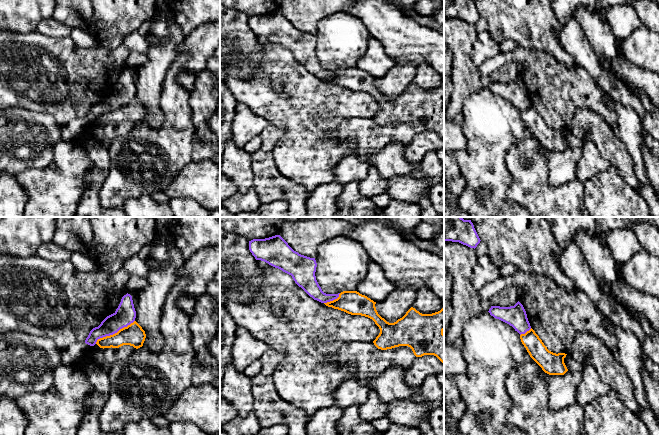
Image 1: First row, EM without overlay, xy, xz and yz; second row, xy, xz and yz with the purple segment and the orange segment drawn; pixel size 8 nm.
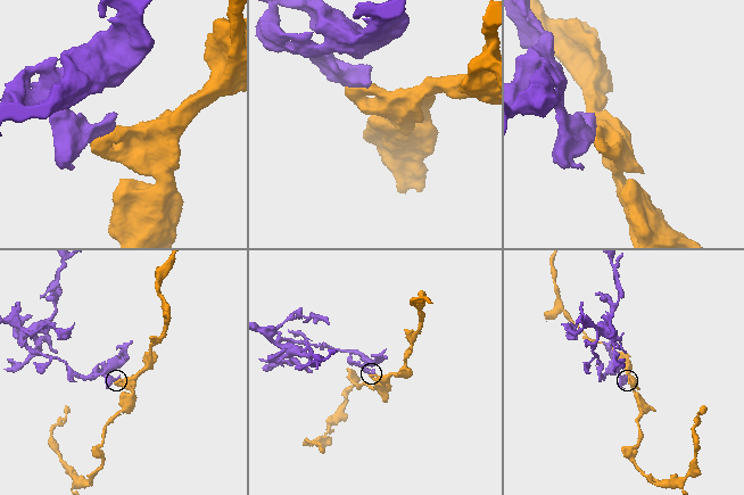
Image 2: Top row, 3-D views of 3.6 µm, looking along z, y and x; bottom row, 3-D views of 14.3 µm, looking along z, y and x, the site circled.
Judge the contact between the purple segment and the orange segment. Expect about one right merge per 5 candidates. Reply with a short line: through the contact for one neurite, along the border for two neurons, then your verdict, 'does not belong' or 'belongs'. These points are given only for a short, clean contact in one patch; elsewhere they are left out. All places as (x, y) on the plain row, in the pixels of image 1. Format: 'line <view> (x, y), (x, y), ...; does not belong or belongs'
line xy (134, 96), (116, 108), (100, 113), (95, 119); does not belong

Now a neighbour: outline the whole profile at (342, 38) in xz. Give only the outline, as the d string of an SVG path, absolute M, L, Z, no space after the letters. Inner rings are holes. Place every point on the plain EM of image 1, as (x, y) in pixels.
M349 11L322 19L315 36L316 56L326 70L357 67L371 38L364 23Z

